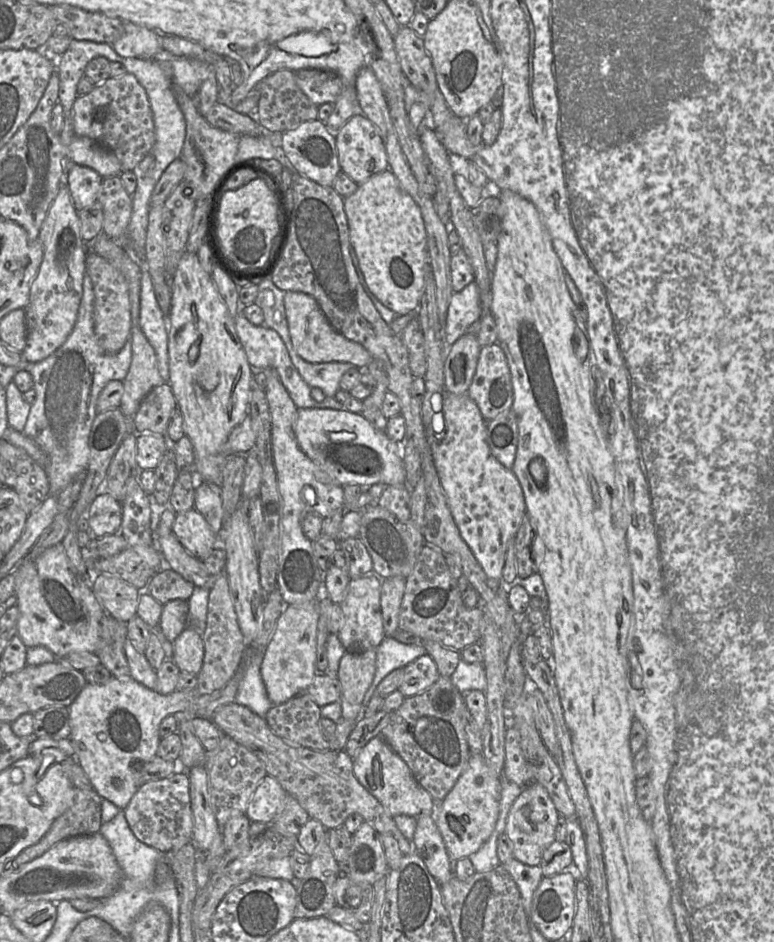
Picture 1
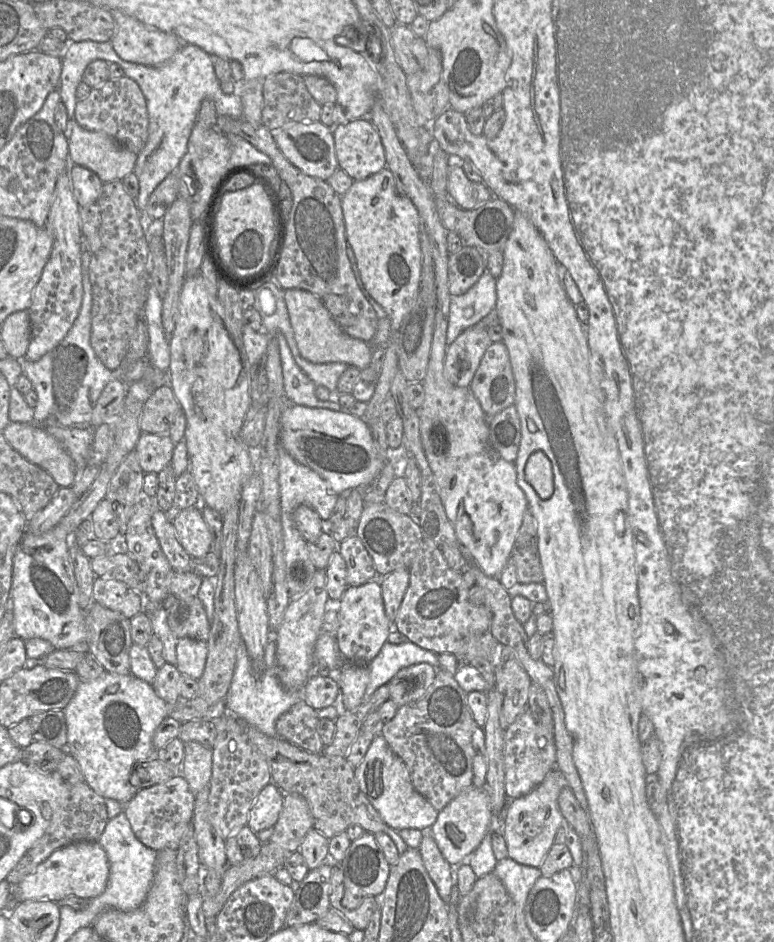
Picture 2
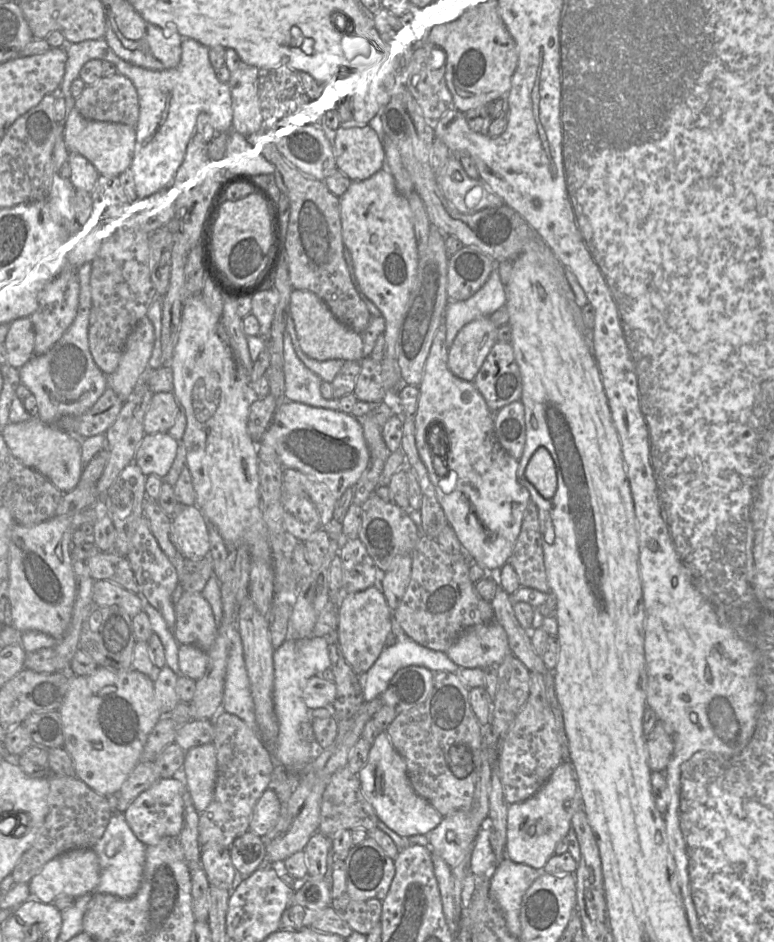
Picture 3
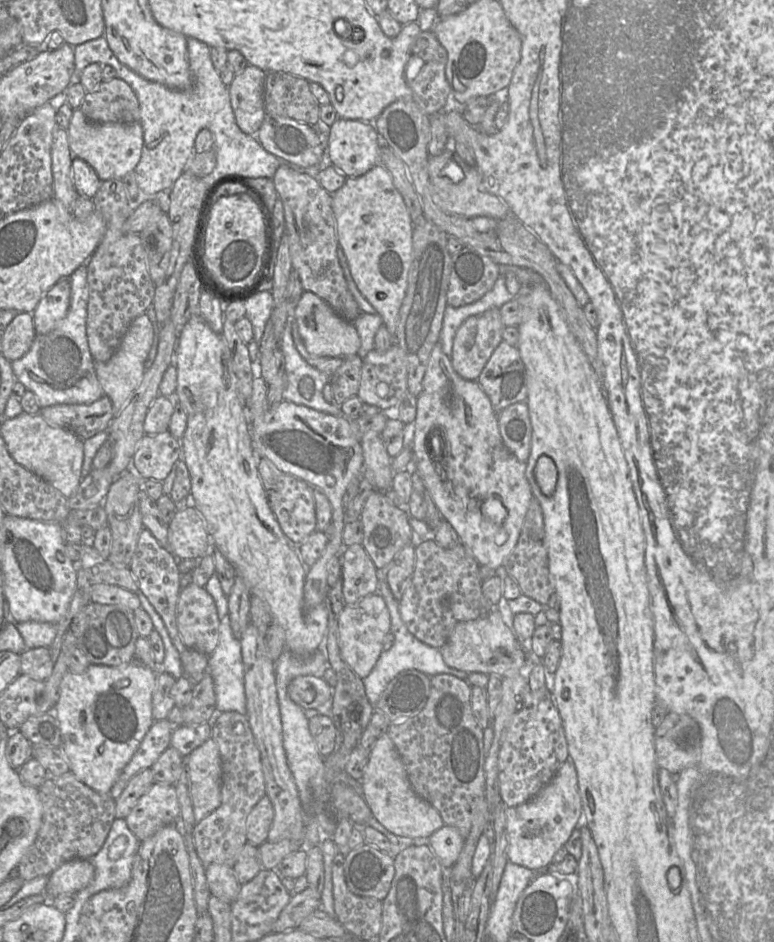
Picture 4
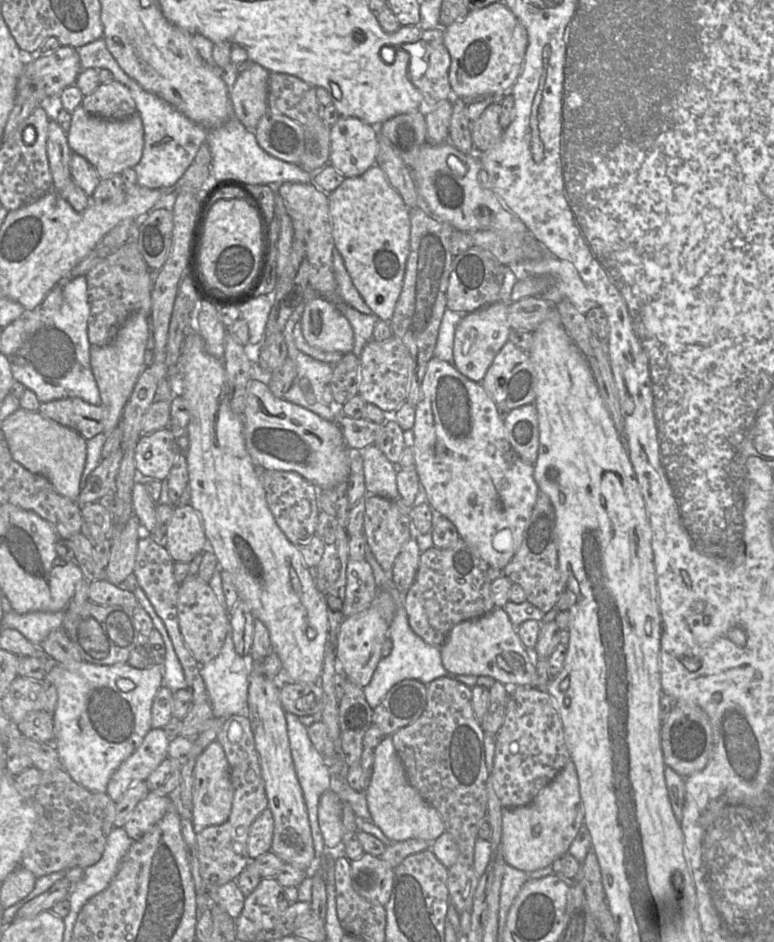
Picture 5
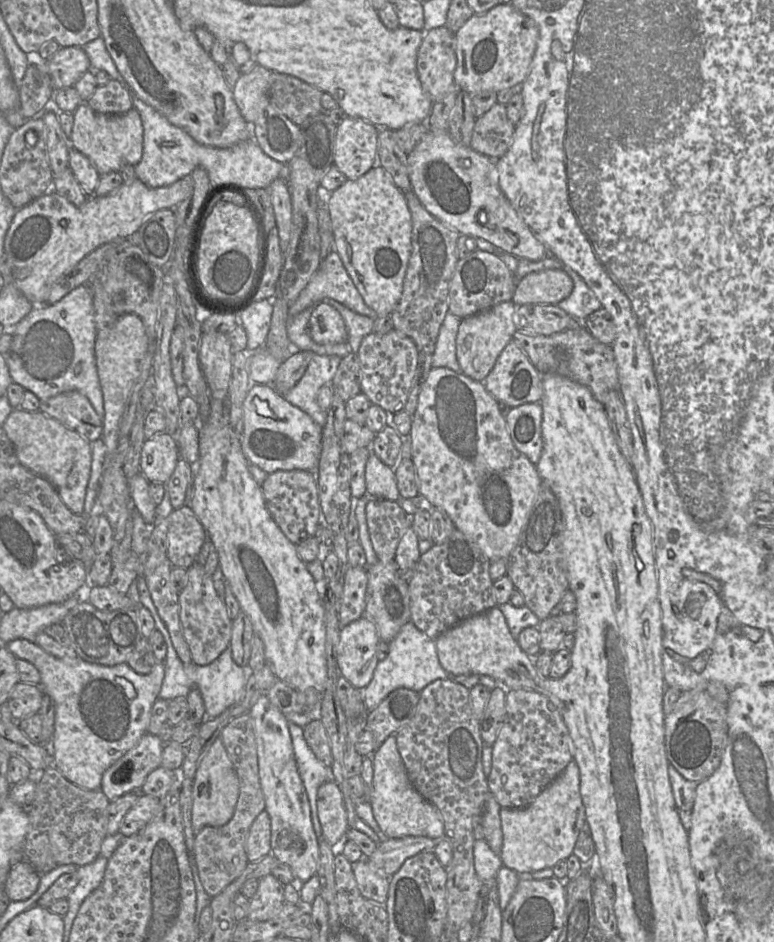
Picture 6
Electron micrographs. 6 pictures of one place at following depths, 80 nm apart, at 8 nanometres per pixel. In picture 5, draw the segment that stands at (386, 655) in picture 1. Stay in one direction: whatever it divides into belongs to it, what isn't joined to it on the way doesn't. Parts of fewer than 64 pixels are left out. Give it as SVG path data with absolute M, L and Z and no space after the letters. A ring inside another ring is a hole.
M365 541L365 560L372 568L375 583L378 589L387 590L396 603L396 612L390 622L388 637L392 641L392 649L388 656L381 658L373 673L372 679L368 685L363 688L363 692L369 706L374 709L383 700L387 692L398 682L406 679L417 680L425 685L437 678L448 677L457 680L469 688L477 685L478 676L474 675L456 675L449 673L442 665L440 647L427 644L423 639L417 636L411 629L407 613L404 608L404 597L406 593L400 592L392 583L390 574L387 574L379 565Z

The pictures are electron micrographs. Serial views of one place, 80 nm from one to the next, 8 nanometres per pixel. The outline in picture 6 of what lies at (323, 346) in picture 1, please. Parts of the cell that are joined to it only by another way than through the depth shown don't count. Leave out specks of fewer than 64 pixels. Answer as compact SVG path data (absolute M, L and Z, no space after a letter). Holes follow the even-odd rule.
M319 303L311 313L308 332L320 345L347 342L348 334L340 313L331 305Z

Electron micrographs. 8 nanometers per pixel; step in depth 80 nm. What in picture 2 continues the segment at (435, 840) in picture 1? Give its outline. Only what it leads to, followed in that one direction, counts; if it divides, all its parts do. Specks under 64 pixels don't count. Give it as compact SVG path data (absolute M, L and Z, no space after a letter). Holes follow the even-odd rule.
M429 831L424 833L418 850L441 899L448 904L453 887L452 867L439 850Z

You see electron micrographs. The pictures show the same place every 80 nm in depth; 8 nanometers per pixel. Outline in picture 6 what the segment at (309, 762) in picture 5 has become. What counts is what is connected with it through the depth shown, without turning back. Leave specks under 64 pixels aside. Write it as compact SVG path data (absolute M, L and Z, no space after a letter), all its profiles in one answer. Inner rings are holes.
M288 722L288 727L298 772L310 803L313 828L319 839L322 838L322 829L317 811L317 792L321 785L333 780L331 768L319 761L310 749L304 738L303 727L292 722Z

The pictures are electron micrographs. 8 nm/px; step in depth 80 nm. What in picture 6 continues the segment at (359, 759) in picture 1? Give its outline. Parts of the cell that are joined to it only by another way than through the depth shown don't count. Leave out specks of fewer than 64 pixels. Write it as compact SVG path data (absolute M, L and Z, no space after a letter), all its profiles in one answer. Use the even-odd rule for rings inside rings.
M390 735L372 754L373 789L369 803L376 822L386 838L425 836L444 838L444 822L439 810L428 802L409 781L403 760L399 754L396 736Z

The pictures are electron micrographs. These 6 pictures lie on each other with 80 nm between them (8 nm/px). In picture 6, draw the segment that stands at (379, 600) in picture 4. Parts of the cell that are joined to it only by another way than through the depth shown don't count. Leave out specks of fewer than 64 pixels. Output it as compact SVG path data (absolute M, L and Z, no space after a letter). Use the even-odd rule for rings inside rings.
M364 616L340 629L337 645L340 674L358 690L363 691L373 677L379 662L379 641L375 625Z

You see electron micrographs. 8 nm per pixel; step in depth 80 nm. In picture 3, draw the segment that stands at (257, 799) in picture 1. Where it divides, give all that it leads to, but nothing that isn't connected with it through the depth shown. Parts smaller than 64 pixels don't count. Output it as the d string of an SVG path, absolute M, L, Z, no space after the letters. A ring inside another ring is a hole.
M268 788L257 801L249 830L258 837L264 837L278 823L281 815L281 803L272 788Z

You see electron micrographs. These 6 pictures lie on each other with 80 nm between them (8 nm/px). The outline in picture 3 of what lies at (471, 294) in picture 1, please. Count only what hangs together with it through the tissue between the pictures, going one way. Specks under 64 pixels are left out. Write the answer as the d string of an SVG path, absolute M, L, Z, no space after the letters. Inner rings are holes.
M497 267L489 275L485 284L469 299L449 301L444 314L446 326L446 346L449 348L457 333L469 322L477 318L489 317L497 309L505 306L506 291Z

